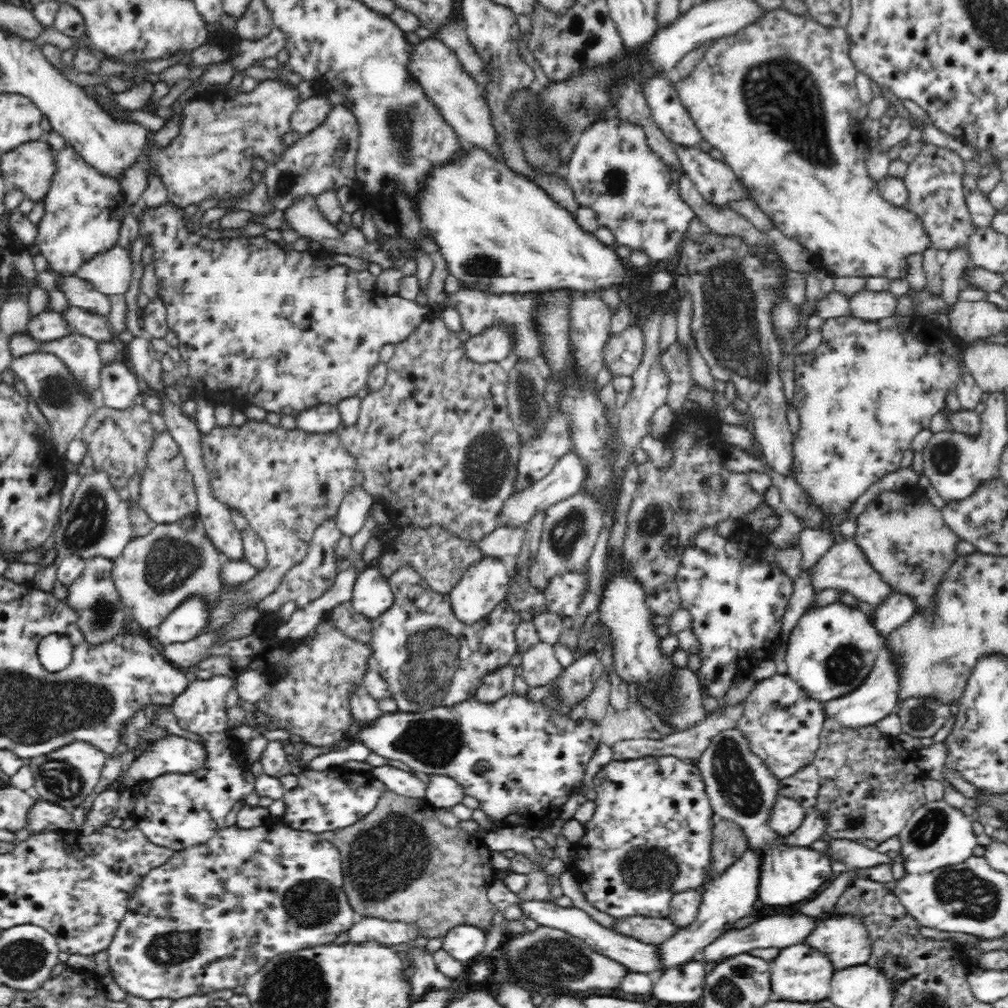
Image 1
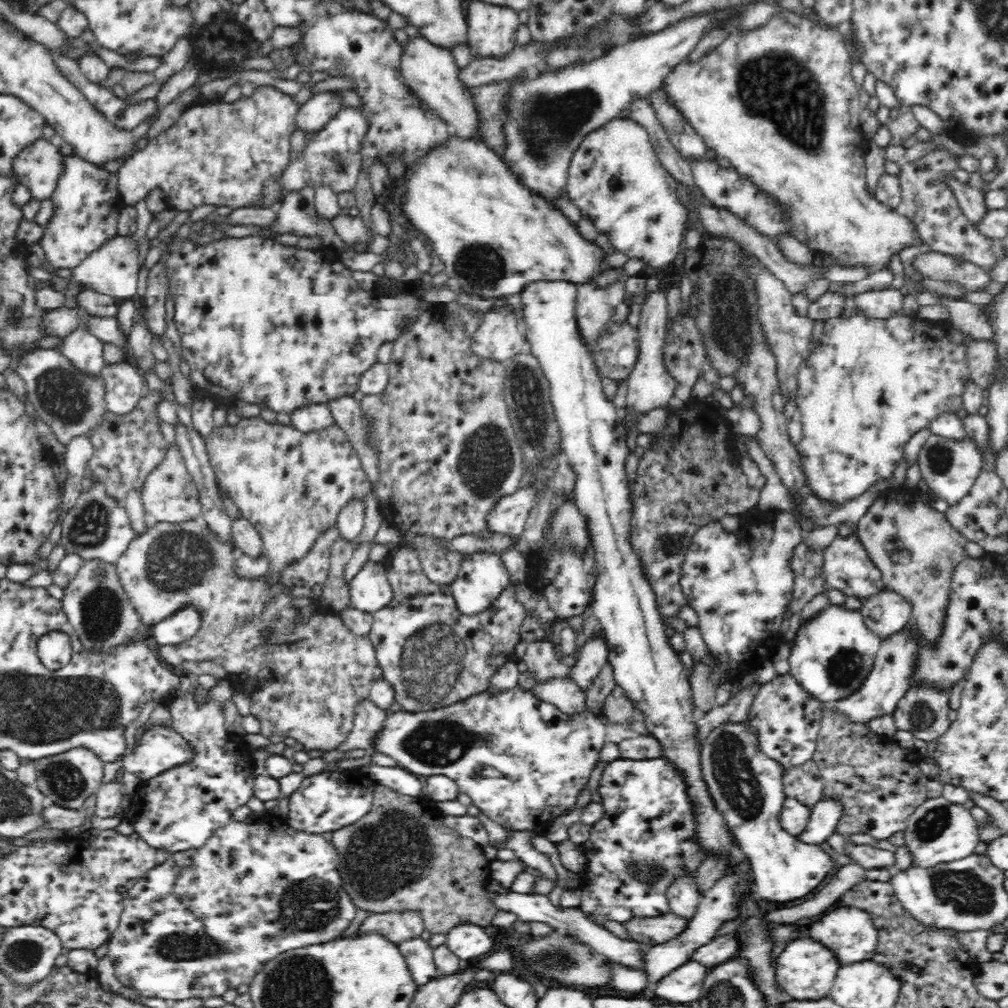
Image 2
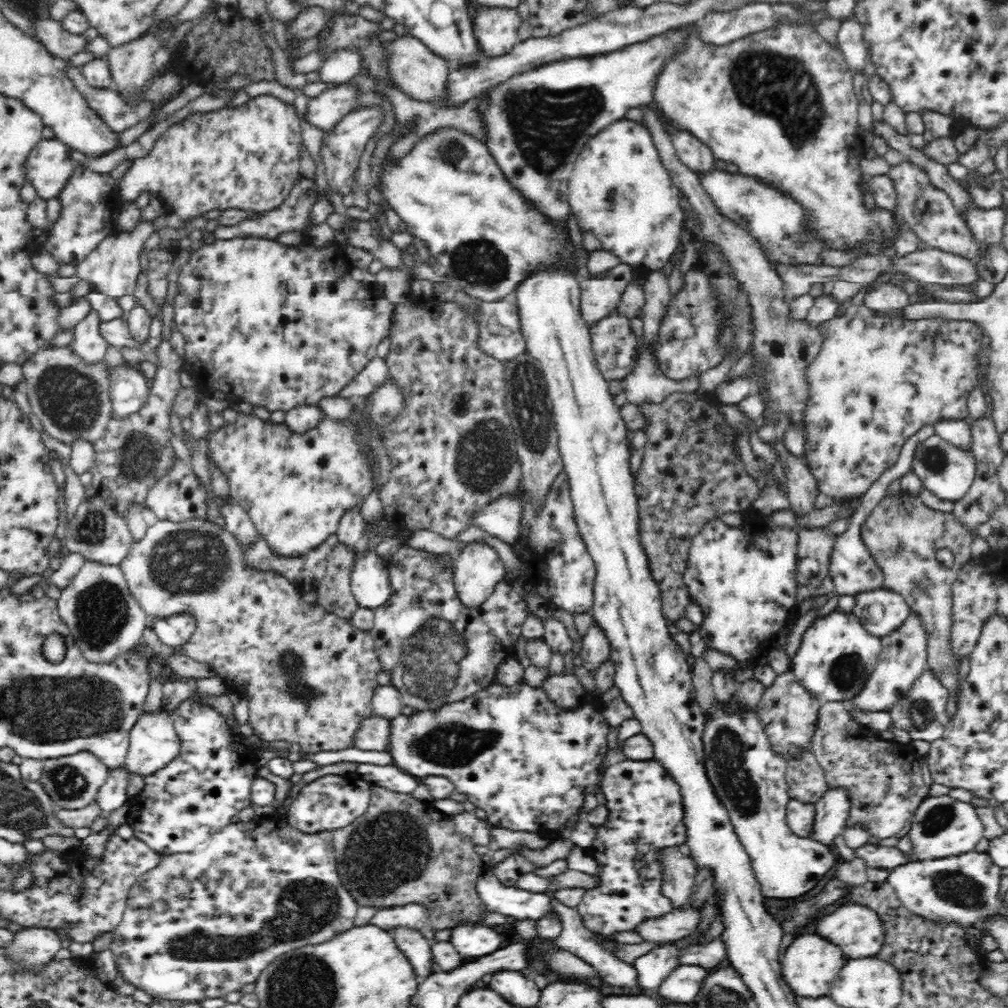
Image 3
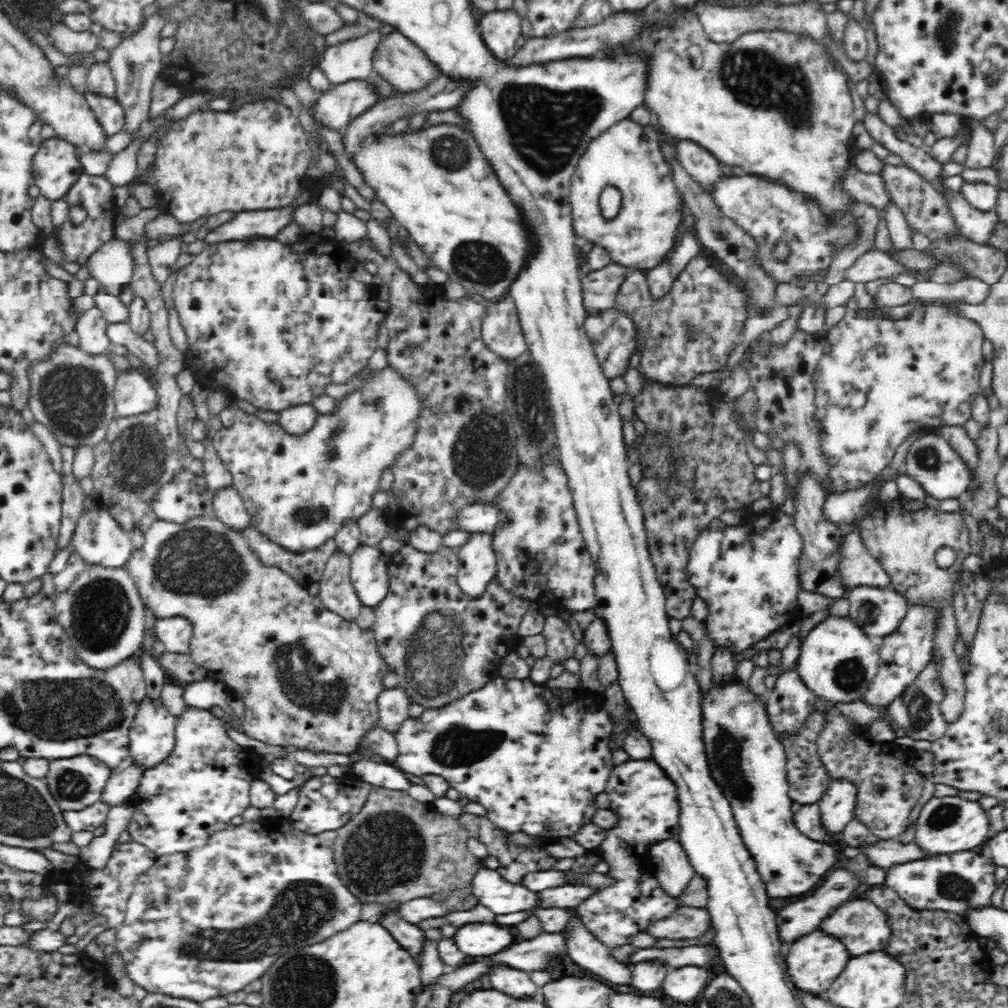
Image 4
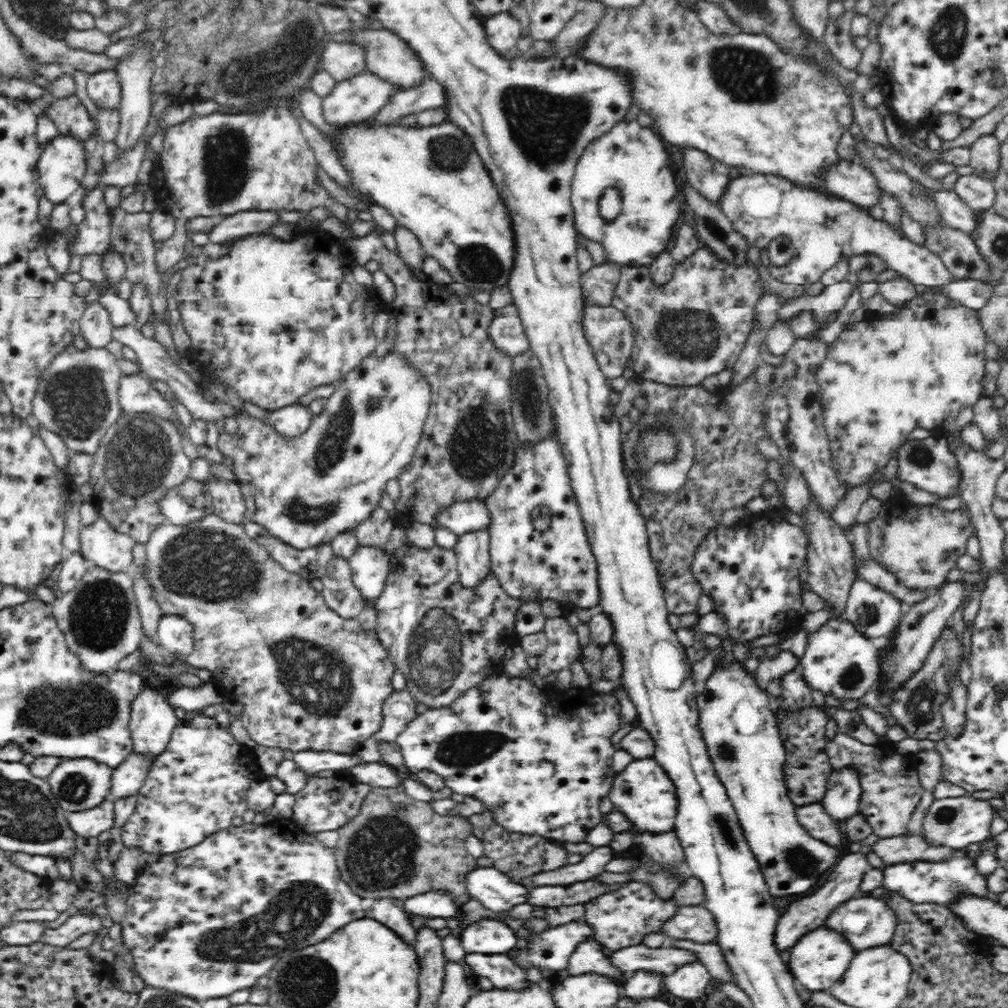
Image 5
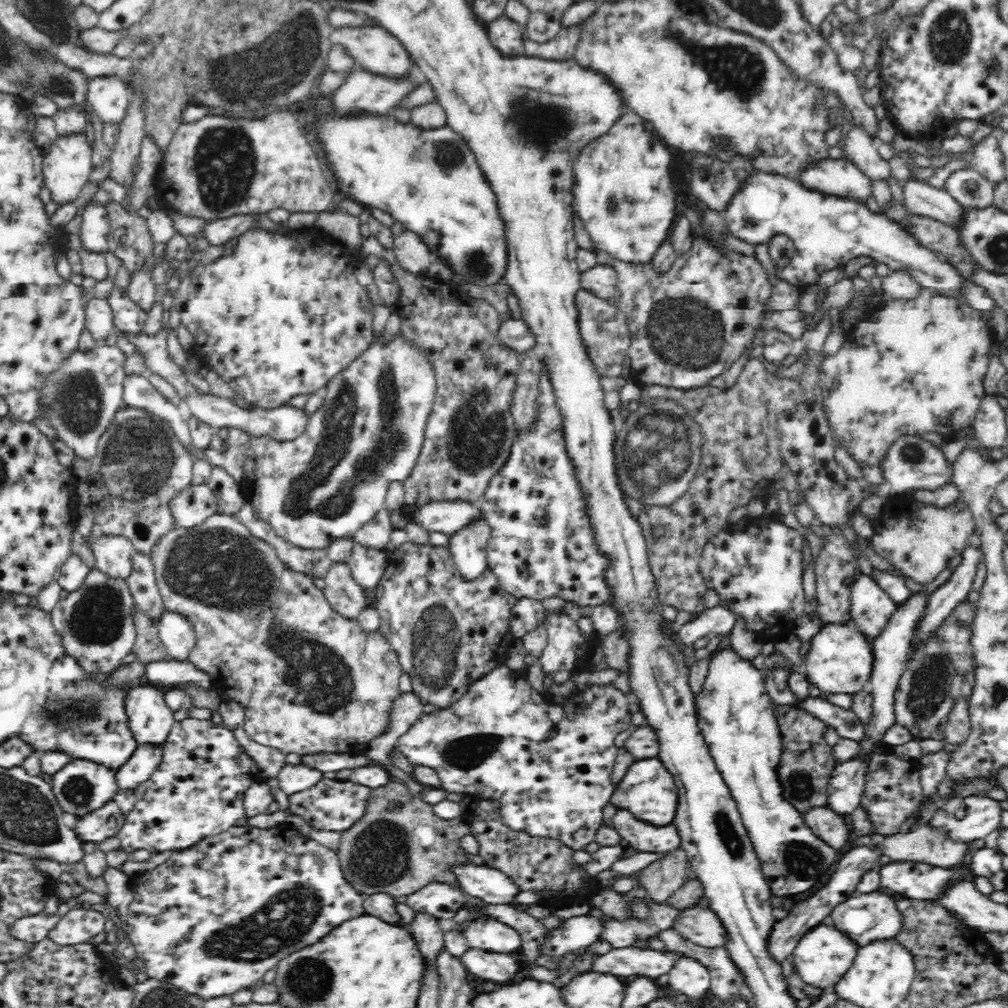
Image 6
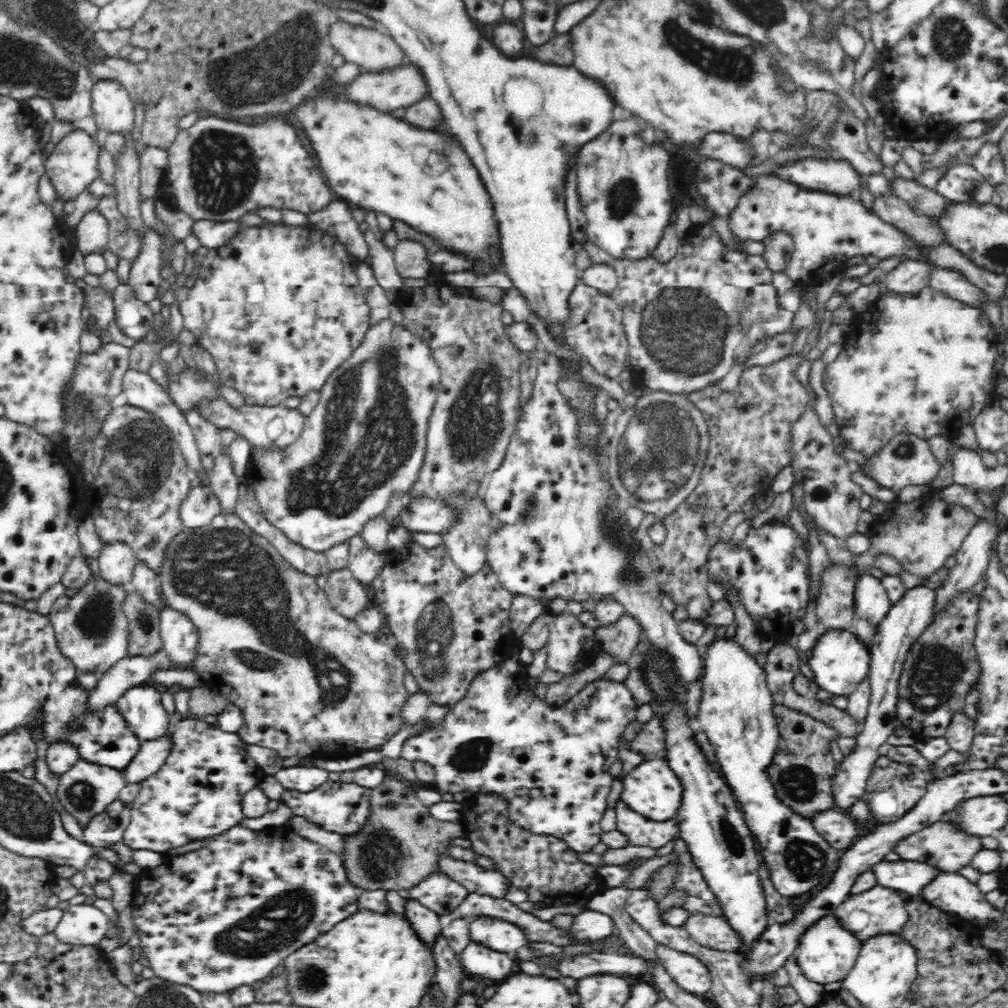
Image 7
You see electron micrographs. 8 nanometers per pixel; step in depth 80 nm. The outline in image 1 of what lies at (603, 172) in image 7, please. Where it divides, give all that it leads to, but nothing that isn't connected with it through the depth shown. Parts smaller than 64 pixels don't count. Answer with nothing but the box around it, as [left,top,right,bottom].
[564,117,695,267]

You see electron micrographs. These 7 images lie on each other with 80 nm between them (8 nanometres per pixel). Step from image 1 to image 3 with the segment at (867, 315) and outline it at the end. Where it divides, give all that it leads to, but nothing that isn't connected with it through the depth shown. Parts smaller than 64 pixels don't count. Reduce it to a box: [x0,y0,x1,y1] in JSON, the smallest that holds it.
[864,283,908,312]

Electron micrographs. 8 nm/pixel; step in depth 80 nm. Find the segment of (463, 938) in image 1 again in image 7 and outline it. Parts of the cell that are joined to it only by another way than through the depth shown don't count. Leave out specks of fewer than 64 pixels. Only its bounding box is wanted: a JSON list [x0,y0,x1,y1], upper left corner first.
[470,917,528,954]

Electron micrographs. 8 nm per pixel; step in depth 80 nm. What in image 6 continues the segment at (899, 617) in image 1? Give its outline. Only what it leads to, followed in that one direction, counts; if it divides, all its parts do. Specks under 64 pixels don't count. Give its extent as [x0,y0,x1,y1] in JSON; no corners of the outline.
[851,573,897,639]

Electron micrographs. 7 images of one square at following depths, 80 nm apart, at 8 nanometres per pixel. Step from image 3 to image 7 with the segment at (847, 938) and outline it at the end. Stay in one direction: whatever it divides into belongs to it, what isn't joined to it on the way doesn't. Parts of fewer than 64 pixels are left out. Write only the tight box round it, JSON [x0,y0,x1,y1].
[838,884,909,942]

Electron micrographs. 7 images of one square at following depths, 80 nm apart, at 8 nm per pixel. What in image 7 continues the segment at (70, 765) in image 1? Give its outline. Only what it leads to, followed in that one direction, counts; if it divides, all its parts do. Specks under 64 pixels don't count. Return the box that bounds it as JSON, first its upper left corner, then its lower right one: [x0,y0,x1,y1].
[58,759,128,828]

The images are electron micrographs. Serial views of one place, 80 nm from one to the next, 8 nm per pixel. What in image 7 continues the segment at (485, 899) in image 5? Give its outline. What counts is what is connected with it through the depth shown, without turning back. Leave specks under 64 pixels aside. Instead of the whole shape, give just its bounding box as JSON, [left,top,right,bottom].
[437,853,510,898]

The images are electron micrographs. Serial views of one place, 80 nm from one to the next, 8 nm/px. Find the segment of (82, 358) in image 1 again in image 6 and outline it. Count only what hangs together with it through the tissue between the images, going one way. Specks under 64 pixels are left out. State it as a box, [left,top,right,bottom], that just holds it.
[85,297,116,344]

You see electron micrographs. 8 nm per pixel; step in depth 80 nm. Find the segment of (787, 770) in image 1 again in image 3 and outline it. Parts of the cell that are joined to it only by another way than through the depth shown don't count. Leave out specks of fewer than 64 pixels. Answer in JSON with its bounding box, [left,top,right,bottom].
[756,670,820,760]

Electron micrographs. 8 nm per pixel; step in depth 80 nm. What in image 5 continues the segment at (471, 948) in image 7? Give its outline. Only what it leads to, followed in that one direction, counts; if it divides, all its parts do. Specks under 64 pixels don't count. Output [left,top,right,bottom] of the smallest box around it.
[463,954,526,988]

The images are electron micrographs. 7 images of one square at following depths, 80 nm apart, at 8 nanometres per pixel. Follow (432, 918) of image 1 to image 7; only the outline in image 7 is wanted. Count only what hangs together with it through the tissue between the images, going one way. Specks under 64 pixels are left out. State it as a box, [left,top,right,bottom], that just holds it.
[341,774,465,891]

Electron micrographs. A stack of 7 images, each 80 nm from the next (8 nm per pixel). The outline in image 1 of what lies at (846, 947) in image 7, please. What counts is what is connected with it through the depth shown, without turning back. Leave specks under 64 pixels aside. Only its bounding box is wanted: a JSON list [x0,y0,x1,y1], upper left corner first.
[769,941,837,1002]

